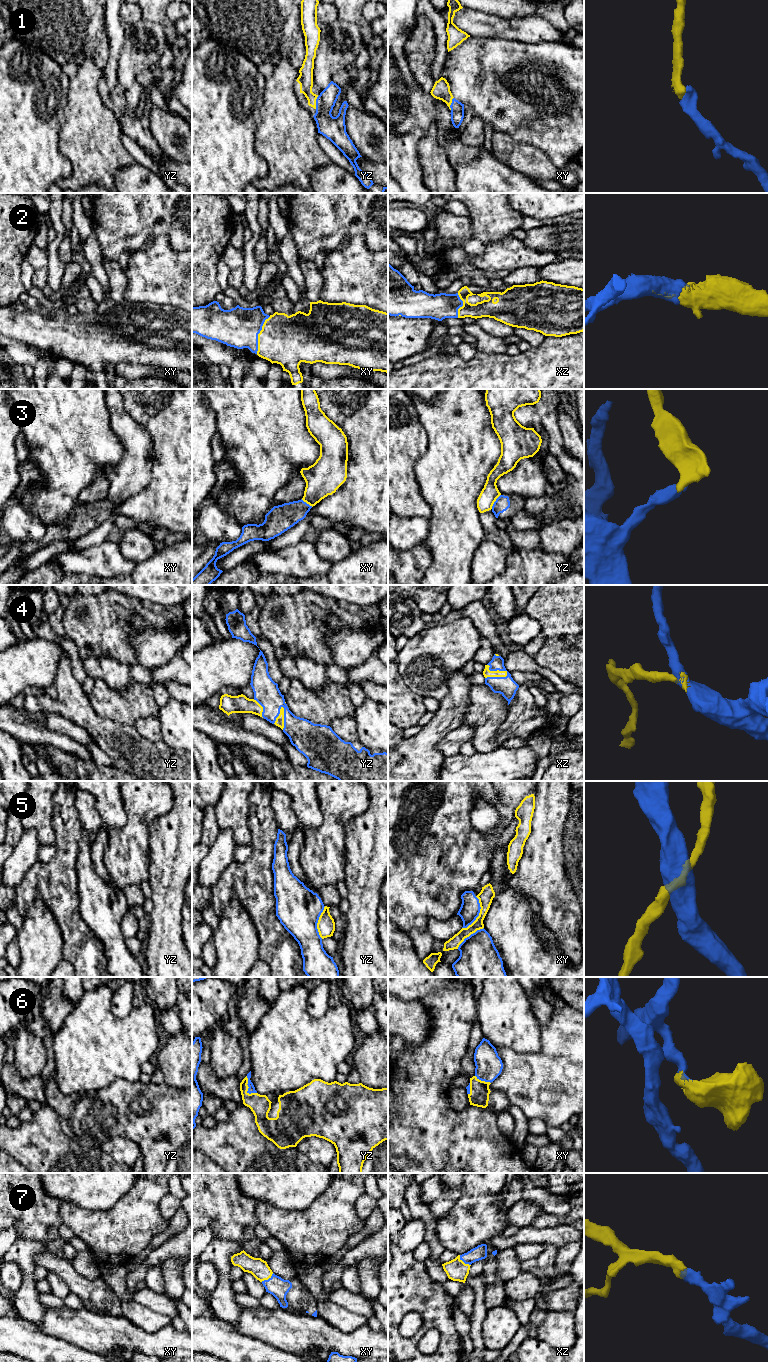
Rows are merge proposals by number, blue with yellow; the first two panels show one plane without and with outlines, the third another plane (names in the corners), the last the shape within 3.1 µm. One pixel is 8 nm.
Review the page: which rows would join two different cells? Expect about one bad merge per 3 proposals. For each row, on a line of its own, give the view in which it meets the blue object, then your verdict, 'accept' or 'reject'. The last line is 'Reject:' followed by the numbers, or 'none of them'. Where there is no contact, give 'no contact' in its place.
1: yz | accept
2: xy | accept
3: yz | reject
4: xz | accept
5: xy | reject
6: yz | accept
7: xz | accept
Reject: 3, 5

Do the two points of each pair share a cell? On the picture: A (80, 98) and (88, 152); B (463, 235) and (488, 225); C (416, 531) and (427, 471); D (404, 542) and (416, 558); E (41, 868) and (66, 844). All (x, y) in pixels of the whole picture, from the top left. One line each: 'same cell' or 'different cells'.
A: same cell
B: different cells
C: different cells
D: different cells
E: same cell

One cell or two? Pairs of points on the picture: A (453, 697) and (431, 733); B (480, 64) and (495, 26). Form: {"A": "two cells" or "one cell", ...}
{"A": "one cell", "B": "two cells"}

